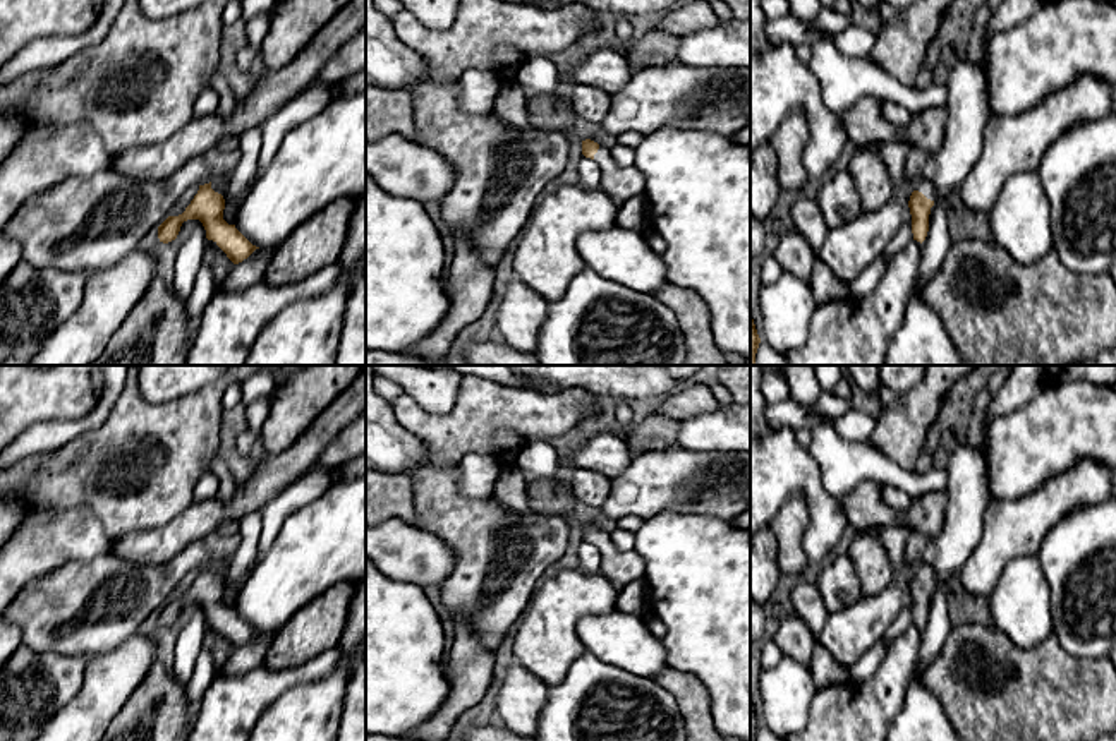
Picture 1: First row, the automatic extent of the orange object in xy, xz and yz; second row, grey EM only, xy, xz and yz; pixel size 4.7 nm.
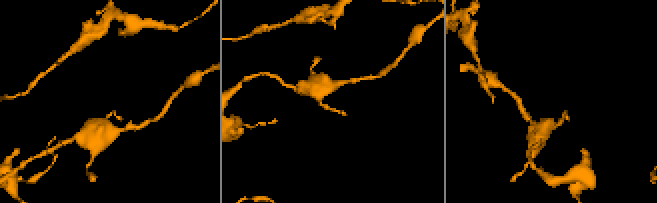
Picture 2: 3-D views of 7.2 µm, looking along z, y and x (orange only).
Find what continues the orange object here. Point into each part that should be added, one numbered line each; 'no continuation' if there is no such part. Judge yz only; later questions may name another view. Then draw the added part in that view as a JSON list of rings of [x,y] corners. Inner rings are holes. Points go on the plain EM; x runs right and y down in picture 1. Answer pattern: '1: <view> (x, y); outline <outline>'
1: yz (924, 570); outline [[[919,563],[915,575],[922,576],[927,583],[934,585],[936,575],[931,564]]]

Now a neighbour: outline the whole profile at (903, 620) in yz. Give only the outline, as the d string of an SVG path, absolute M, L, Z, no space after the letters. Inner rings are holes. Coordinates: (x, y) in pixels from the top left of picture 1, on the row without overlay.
M901 607L896 619L891 623L884 635L884 643L889 648L893 642L901 636L913 624L912 607Z

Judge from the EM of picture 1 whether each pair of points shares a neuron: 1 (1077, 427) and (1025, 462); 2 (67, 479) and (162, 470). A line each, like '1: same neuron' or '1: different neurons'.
1: same neuron
2: same neuron

